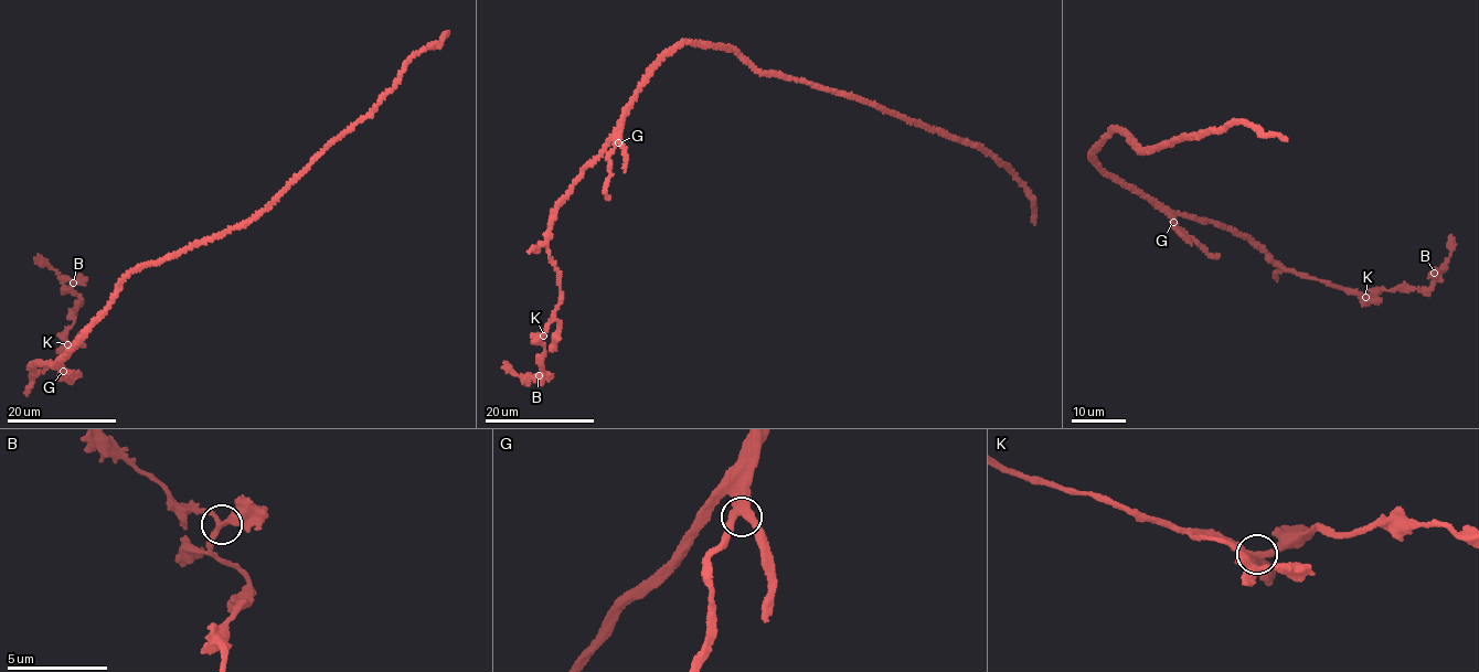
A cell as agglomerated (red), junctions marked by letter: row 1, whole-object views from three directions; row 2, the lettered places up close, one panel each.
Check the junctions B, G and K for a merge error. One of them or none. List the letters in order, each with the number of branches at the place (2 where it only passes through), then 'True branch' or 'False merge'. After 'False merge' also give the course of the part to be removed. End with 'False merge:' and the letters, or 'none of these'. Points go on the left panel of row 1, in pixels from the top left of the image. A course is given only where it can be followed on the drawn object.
B: Branches: 3. True branch
G: Branches: 3. True branch
K: Branches: 3. True branch
False merge: none of these

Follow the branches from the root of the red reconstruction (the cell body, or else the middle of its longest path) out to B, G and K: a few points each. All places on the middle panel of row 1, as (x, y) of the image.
B: (690, 44), (645, 81), (623, 125), (556, 210), (546, 246), (561, 300), (540, 342), (539, 375)
G: (690, 44), (667, 55), (645, 81), (625, 117), (618, 142)
K: (690, 44), (667, 55), (645, 81), (623, 125), (556, 210), (546, 246), (561, 300), (543, 336)

